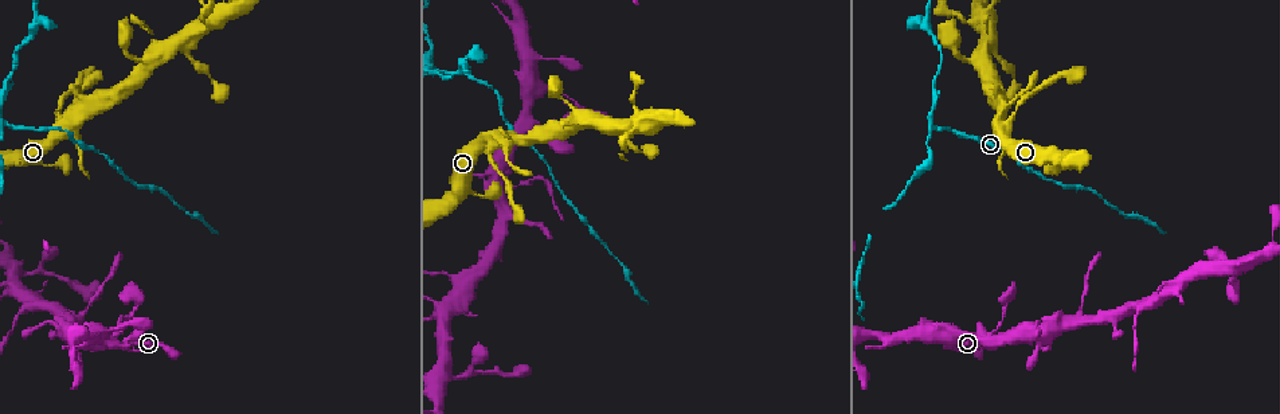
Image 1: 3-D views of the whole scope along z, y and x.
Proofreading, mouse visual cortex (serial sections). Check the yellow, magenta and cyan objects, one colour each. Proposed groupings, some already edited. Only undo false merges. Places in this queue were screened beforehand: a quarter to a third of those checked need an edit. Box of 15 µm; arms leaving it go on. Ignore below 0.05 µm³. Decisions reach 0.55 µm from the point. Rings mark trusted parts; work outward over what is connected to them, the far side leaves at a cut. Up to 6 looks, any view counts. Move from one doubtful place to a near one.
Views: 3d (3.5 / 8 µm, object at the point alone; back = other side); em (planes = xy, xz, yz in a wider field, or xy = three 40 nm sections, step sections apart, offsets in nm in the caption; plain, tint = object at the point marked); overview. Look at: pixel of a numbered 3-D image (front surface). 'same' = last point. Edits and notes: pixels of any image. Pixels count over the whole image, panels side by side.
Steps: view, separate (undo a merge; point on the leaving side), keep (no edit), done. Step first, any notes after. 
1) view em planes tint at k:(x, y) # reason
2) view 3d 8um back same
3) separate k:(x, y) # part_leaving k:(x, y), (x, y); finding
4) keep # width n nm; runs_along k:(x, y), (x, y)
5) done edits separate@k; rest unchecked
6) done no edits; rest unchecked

view 3d 3.5um at 1:(514, 185) # a narrow waist

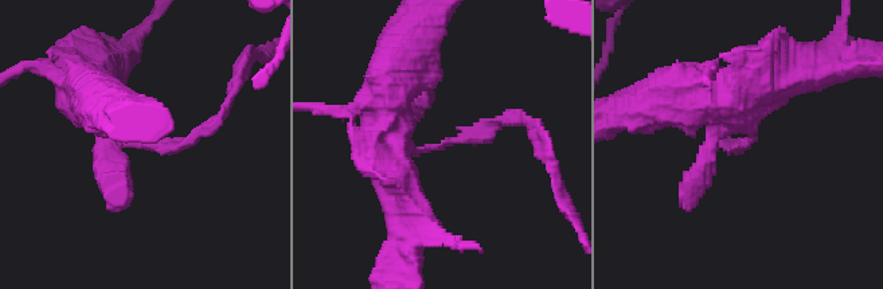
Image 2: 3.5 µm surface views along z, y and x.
view em planes plain at 2:(438, 145) # arm_widths 150, 450 nm; now the EM

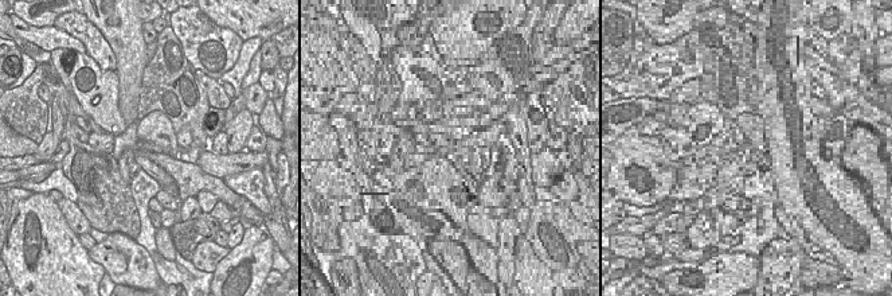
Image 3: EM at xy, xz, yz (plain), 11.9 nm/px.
view em planes tint same # where the object lies

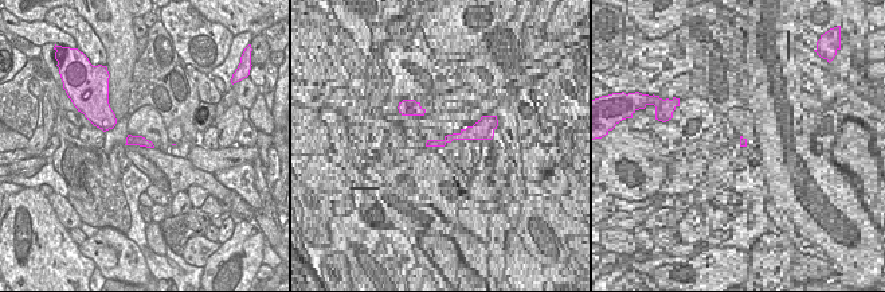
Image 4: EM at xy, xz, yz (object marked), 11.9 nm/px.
separate 2:(729, 147) # part_leaving 2:(419, 152), (489, 124), (527, 121); two cells meet here

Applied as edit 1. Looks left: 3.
view overview

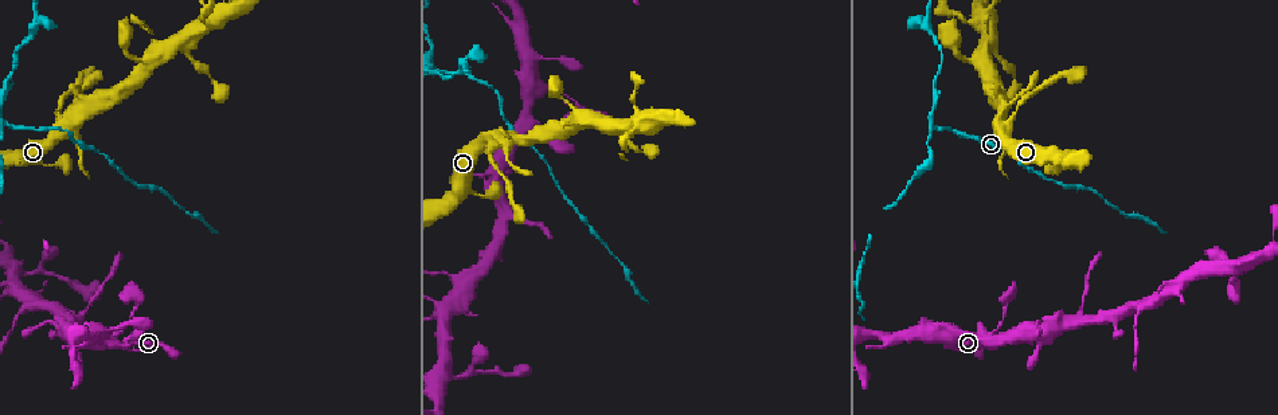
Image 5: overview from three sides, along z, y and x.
view 3d 8um at 5:(491, 193) # thick turns thin

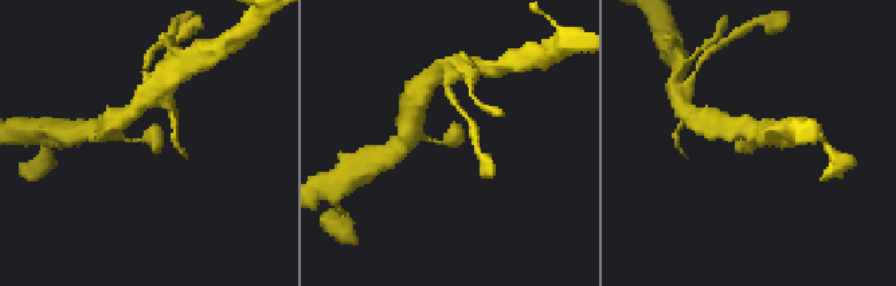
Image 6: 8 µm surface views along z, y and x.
view 3d 3.5um at 6:(148, 137) # zoom in

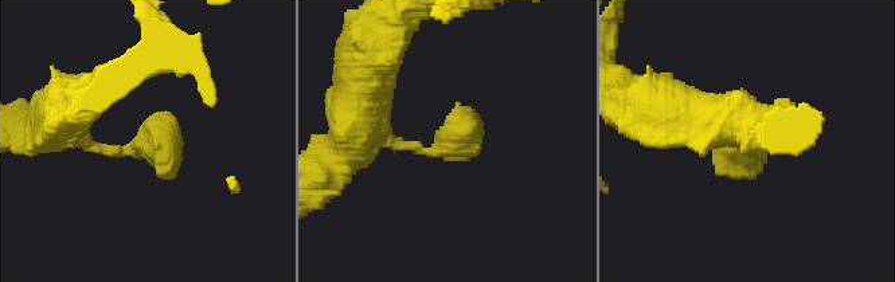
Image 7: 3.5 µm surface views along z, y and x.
keep # runs_along 7:(54, 121), (102, 151), (156, 143), (156, 175); one cell here

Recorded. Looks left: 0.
done edits separate@2; rest unchecked

